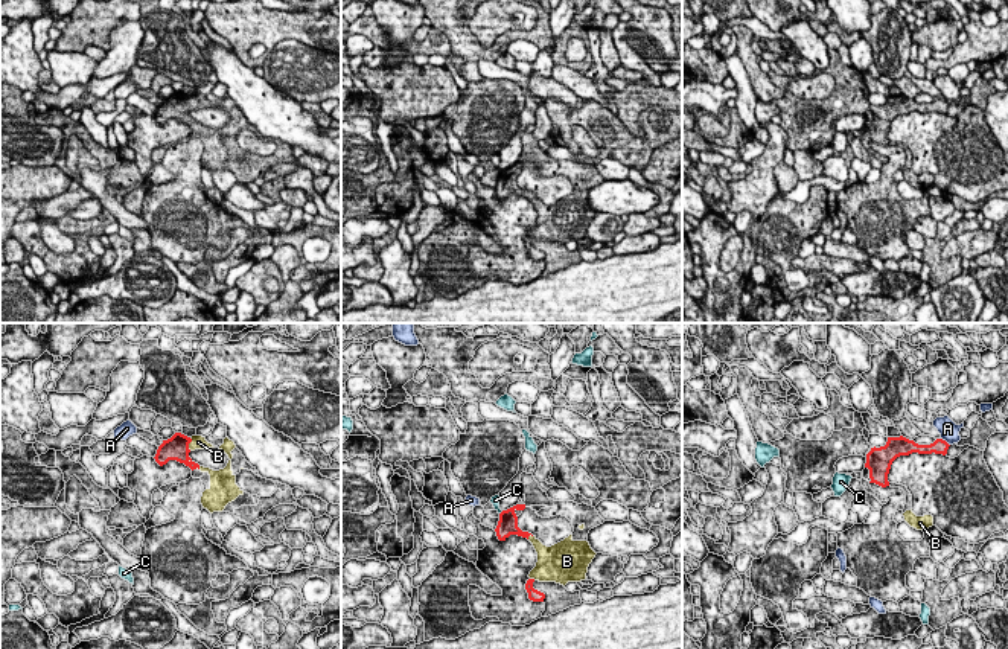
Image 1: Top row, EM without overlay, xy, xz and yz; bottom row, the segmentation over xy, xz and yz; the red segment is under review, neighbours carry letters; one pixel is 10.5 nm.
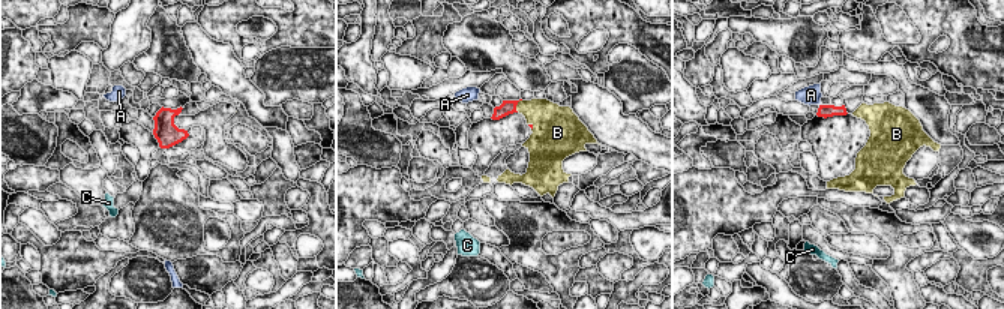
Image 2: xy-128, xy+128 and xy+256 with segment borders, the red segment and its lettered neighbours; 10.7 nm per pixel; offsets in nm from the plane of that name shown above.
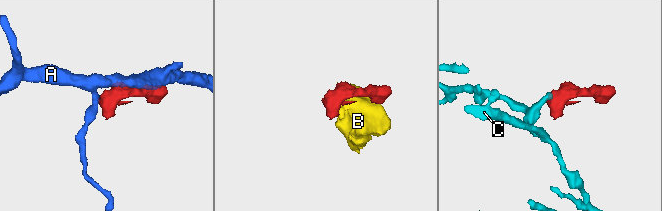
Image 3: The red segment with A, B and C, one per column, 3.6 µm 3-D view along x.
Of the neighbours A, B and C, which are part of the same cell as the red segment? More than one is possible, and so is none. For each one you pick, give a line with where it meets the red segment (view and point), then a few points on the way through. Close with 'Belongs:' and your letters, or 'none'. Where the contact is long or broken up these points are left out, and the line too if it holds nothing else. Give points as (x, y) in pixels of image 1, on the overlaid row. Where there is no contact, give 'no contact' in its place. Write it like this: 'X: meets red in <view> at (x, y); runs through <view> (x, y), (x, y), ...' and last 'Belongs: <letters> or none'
B: meets red in xy at (189, 442)
Belongs: B

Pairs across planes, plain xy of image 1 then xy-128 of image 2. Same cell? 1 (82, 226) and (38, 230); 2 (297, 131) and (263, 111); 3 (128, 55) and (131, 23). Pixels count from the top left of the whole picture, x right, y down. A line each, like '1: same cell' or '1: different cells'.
1: different cells
2: same cell
3: same cell

